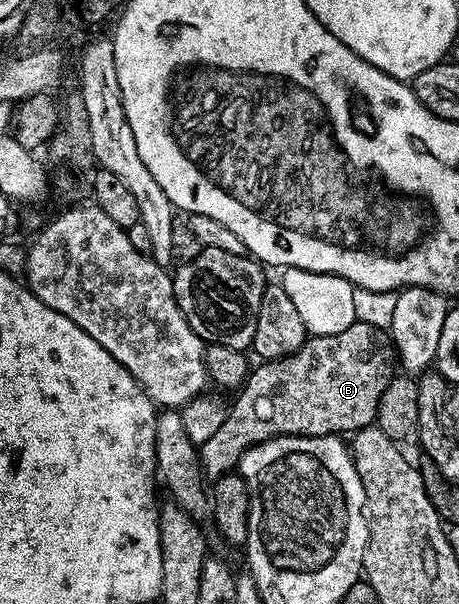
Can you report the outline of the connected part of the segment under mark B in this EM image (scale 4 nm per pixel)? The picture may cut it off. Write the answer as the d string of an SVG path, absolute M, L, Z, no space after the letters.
M355 322L343 333L314 335L306 338L295 353L282 359L266 359L250 370L239 390L237 400L226 410L223 425L207 441L199 444L199 462L206 480L218 479L238 466L241 454L256 443L276 435L332 435L352 433L376 420L377 405L388 383L394 379L395 348L388 330L377 325Z

